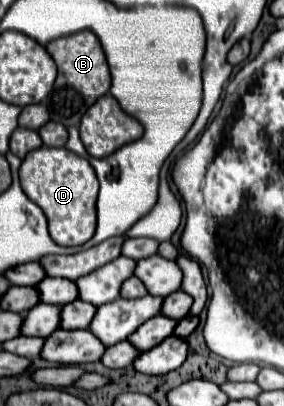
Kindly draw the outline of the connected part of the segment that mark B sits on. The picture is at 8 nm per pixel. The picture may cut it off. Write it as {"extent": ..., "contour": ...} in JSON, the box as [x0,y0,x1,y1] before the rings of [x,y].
{"extent":[45,30,111,126],"contour":[[[81,30],[57,40],[51,40],[47,46],[47,52],[57,64],[57,80],[51,90],[51,94],[45,98],[45,106],[49,108],[51,120],[63,124],[63,126],[79,126],[79,118],[87,112],[87,108],[109,92],[111,76],[105,52],[97,40],[97,36],[91,30]]]}

